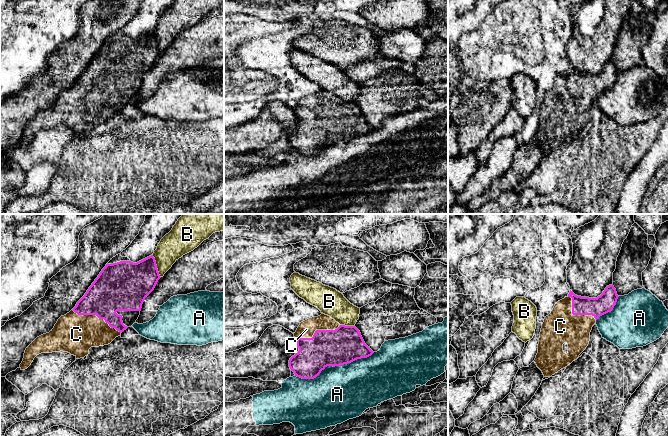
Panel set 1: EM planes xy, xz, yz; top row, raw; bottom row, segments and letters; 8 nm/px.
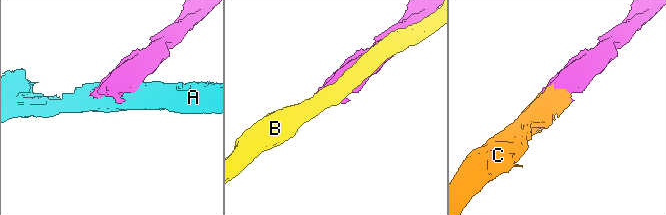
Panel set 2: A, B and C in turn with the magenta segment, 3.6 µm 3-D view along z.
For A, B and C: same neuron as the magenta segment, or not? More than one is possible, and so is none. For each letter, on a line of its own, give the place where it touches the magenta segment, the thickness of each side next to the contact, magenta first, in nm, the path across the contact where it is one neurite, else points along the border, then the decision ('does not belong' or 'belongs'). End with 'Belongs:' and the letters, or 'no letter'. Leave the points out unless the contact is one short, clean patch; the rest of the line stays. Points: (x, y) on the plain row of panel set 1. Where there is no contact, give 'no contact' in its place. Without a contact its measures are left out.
A: meets magenta in xz at (334, 142); 300 nm thick on the magenta side, 440 nm on the other; does not belong
B: meets magenta in xy at (156, 42); 340 nm thick on the magenta side, 220 nm on the other; does not belong
C: meets magenta in xy at (97, 92); 340 nm thick on the magenta side, 320 nm on the other; belongs
Belongs: C

